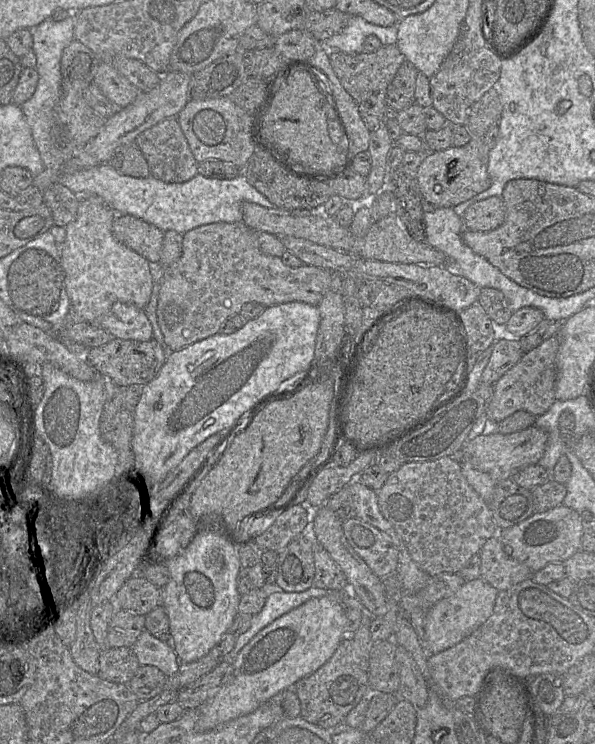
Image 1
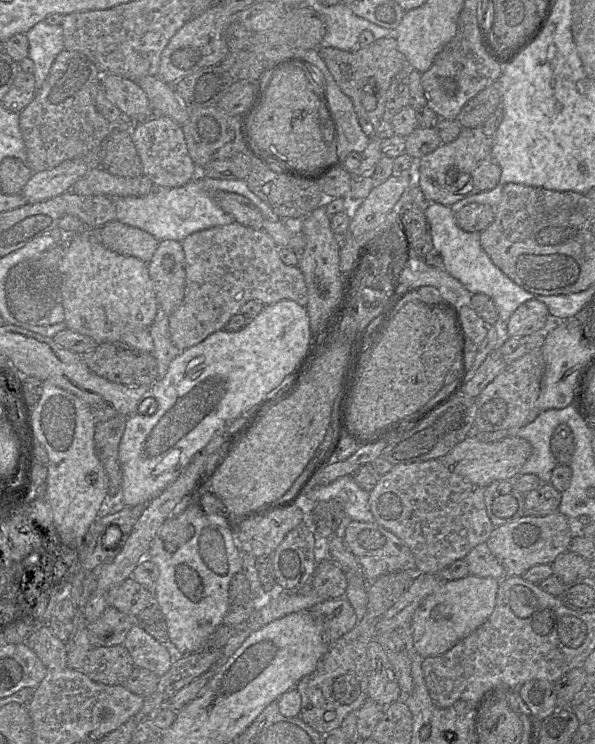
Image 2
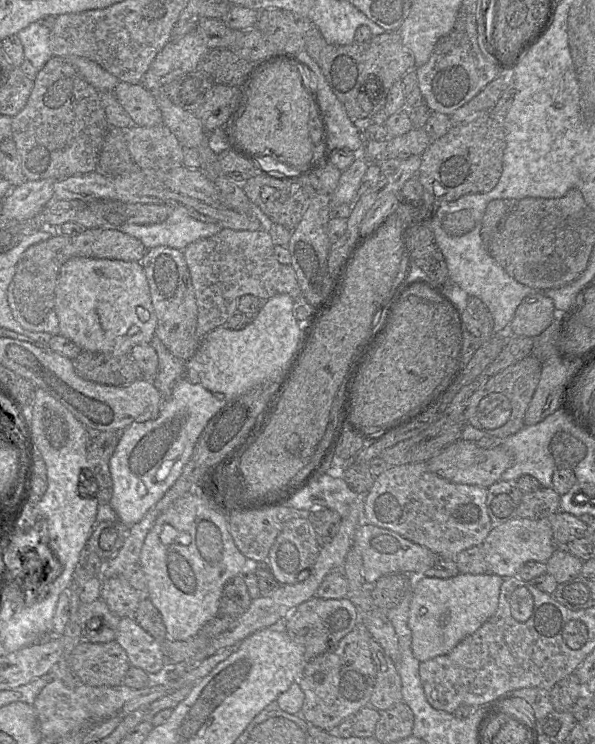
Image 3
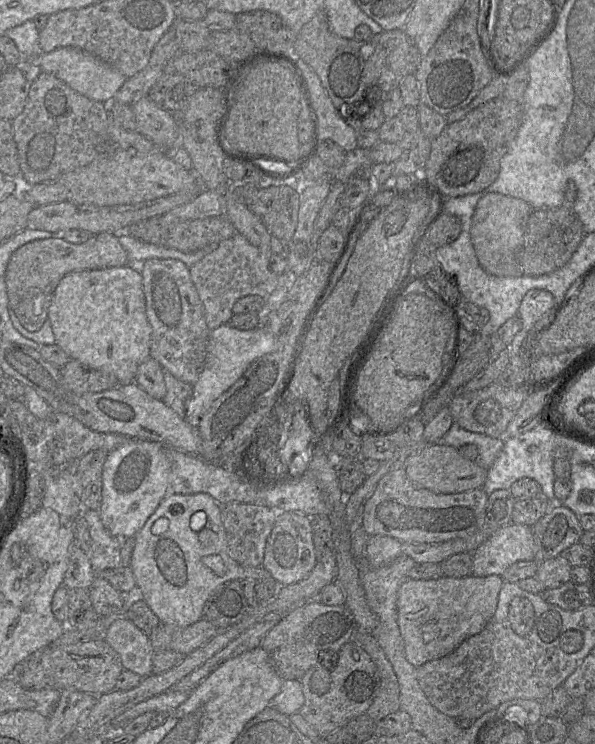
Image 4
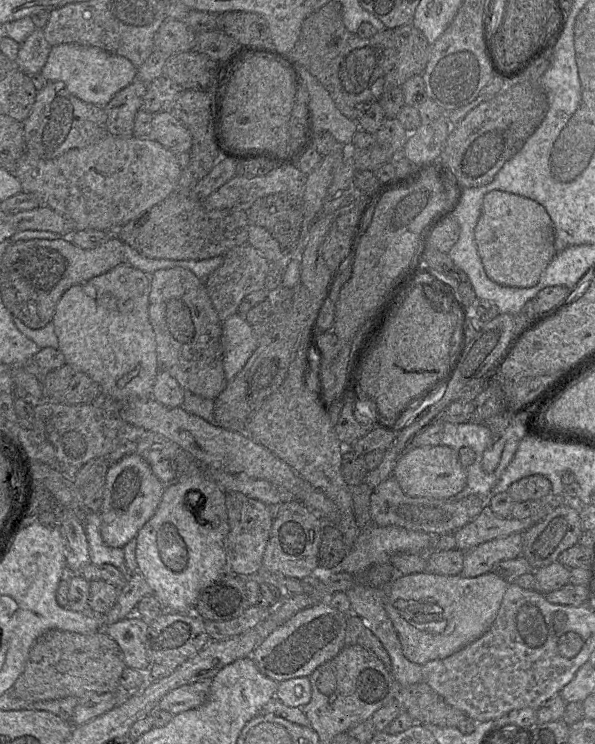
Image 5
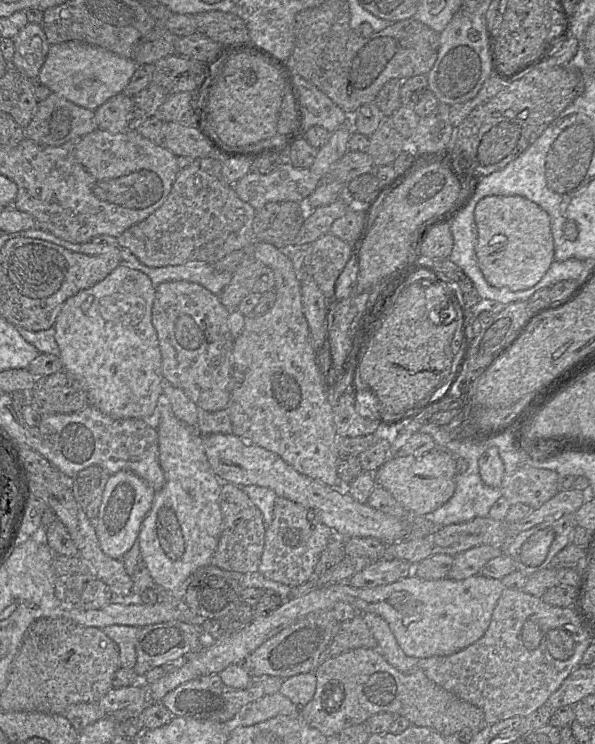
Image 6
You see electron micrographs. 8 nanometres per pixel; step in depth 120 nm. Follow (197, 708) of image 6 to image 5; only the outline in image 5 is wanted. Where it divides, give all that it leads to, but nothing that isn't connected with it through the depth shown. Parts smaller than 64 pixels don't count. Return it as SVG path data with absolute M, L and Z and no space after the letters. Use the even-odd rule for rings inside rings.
M203 679L173 689L161 698L157 708L173 715L197 708L206 701L210 685L211 679Z

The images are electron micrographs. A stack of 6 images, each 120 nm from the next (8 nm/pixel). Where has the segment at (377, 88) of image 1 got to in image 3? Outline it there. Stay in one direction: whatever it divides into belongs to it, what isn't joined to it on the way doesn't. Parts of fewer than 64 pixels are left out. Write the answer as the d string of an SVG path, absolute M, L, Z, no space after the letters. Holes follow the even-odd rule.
M313 26L307 33L305 51L318 64L331 90L344 105L348 117L359 132L363 146L368 142L366 130L373 123L372 116L384 109L386 97L393 84L402 80L410 70L416 69L414 56L403 44L398 31L386 31L383 34L372 36L370 40L363 43L333 45L323 38L316 26ZM370 80L378 80L381 89L376 90L372 110L365 111L358 103L358 94L361 91L365 92L364 85Z

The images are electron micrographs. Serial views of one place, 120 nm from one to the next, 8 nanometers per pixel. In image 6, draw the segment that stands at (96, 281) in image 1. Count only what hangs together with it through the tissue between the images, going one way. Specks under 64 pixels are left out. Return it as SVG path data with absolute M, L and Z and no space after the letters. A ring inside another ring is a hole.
M120 264L100 282L68 298L63 304L54 324L55 340L59 346L59 357L63 363L63 370L67 371L81 383L88 394L89 405L96 407L103 414L114 419L136 418L153 420L157 413L158 398L162 394L166 382L162 374L162 358L157 333L152 325L152 307L155 298L155 288L145 273Z

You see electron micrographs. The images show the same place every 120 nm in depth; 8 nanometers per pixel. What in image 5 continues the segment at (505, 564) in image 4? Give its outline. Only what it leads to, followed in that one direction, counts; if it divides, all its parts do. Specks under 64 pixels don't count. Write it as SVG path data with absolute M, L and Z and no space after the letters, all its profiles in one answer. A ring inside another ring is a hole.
M513 533L506 537L498 537L481 543L465 553L460 575L476 577L490 572L492 567L503 560L513 559L521 555L522 533Z

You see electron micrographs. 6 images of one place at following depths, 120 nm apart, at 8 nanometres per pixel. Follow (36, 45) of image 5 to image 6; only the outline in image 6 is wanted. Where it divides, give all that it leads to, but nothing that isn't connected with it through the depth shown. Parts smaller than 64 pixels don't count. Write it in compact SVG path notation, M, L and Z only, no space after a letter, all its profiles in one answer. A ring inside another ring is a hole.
M28 23L12 39L14 56L10 65L30 79L37 79L50 45L42 24Z

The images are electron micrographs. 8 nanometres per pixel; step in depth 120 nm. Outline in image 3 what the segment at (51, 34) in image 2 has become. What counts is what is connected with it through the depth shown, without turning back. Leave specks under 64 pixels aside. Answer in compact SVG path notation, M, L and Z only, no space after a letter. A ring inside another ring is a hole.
M33 22L16 35L22 43L24 58L39 72L52 57L49 47L50 29Z

